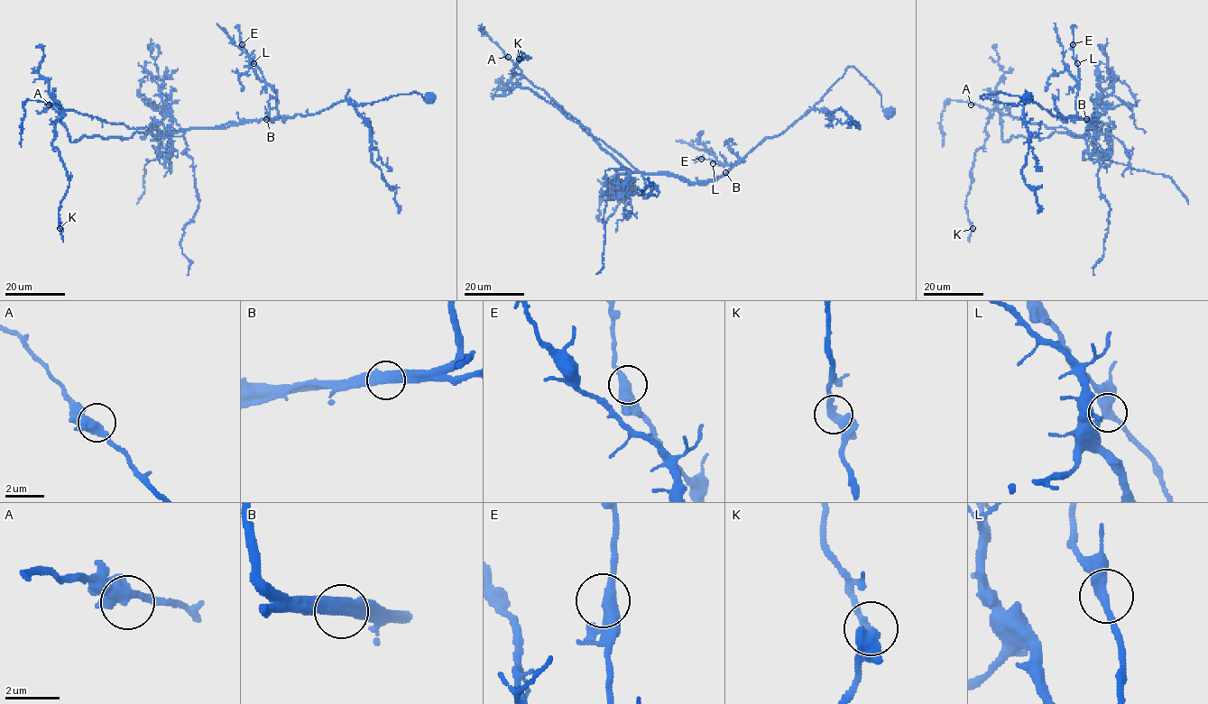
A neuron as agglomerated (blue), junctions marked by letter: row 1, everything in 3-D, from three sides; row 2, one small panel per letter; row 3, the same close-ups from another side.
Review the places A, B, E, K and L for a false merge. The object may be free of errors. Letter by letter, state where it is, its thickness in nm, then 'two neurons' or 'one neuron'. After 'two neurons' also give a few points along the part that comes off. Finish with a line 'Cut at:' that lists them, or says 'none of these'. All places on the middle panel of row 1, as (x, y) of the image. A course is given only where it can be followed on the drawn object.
A: (508, 57) | 440 nm | one neuron
B: (725, 172) | 440 nm | two neurons | (725, 172), (693, 185), (640, 174), (543, 89), (513, 73), (528, 58), (522, 55)
E: (701, 159) | 420 nm | one neuron
K: (519, 59) | 440 nm | one neuron
L: (713, 163) | 420 nm | one neuron
Cut at: B

